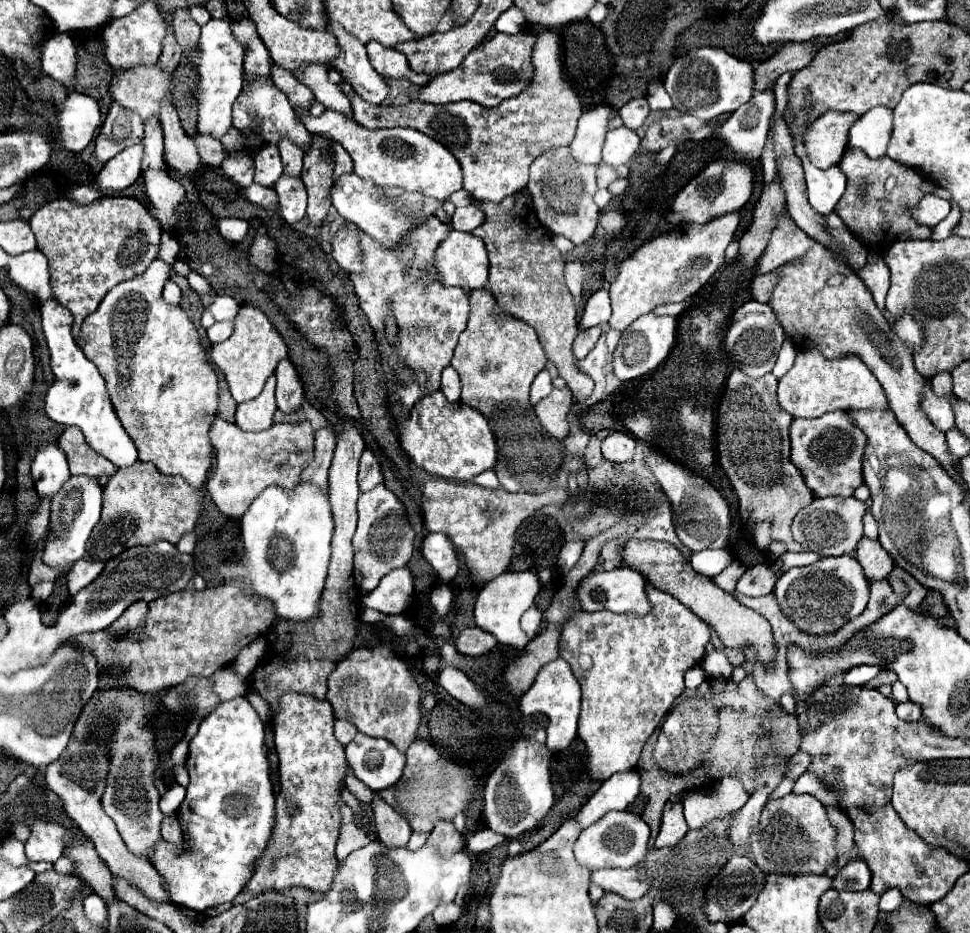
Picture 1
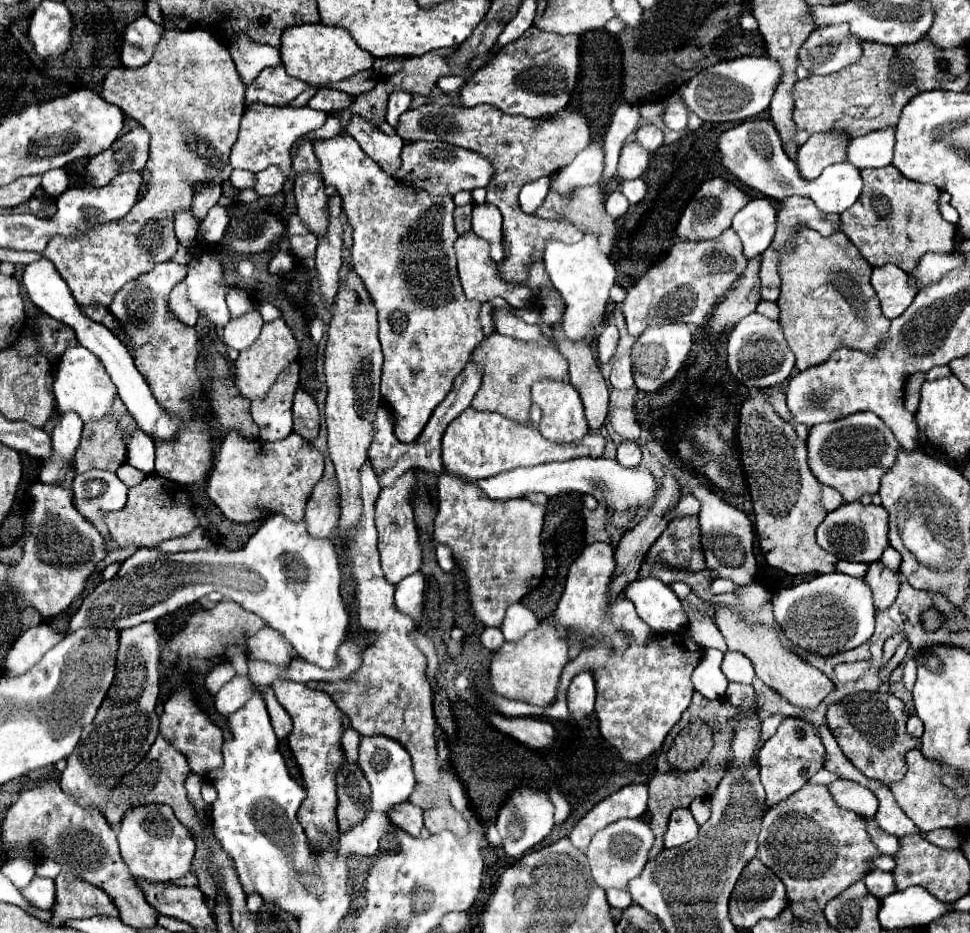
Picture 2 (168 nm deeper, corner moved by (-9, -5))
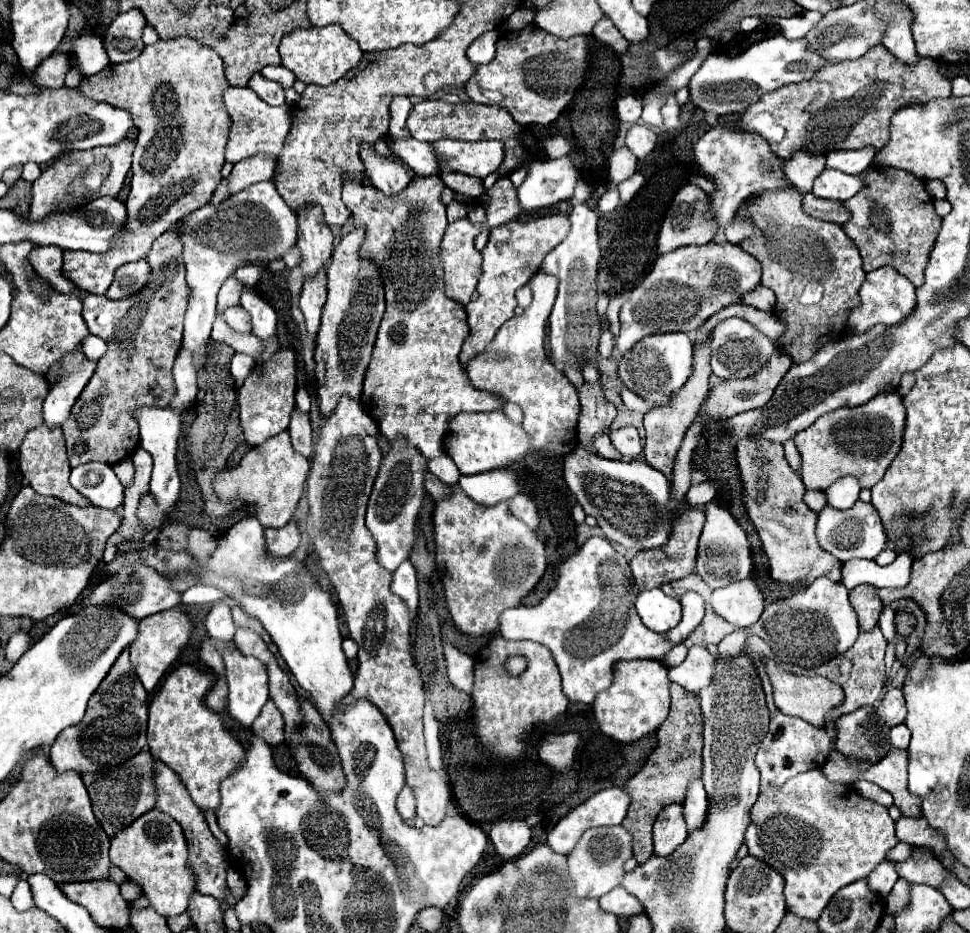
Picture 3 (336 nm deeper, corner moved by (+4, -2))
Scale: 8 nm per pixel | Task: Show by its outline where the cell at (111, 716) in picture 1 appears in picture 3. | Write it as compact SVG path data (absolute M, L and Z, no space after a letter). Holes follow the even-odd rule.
M157 809L147 811L115 837L111 837L111 863L119 867L127 879L139 883L143 893L149 897L151 907L163 917L181 915L187 909L187 899L195 891L193 875L185 867L187 863L187 843L181 825Z

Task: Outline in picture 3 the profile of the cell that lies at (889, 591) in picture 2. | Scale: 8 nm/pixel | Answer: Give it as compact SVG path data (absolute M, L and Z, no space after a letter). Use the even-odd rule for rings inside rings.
M859 585L859 587L851 589L849 597L851 597L851 605L857 611L859 627L863 631L871 631L879 619L879 613L883 611L883 601L877 595L877 587Z

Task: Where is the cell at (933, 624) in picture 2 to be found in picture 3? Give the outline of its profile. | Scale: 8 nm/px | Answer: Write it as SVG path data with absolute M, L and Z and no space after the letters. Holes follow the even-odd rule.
M899 611L897 615L895 615L895 625L897 625L897 633L899 635L905 635L905 637L909 637L911 633L913 633L913 629L915 629L915 615L913 613L909 613L909 611Z

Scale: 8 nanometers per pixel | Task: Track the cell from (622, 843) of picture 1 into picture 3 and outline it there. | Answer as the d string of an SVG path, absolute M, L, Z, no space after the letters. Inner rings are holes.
M623 825L587 829L569 855L569 875L575 883L577 897L599 899L601 895L605 895L613 887L621 885L623 875L625 875L623 865L629 857L633 857L631 845L633 845L633 835L627 833L627 829Z

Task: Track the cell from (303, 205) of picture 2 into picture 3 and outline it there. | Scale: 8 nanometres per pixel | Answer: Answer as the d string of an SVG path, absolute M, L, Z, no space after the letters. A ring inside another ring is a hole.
M303 207L297 211L299 239L297 247L301 249L301 267L303 275L311 277L321 265L331 259L333 253L333 235L327 223L323 223L323 211L317 207Z

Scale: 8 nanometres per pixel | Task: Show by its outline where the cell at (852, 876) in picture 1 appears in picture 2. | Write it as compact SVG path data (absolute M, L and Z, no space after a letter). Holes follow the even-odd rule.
M872 870L872 874L868 874L868 878L864 878L868 892L872 896L876 896L878 900L890 896L896 890L896 882L894 882L894 874L892 872L884 872L884 870Z

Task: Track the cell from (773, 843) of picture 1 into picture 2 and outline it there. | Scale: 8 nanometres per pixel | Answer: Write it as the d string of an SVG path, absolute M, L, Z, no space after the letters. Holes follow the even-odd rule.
M804 784L796 794L770 806L762 818L762 832L758 838L758 860L768 866L786 886L788 900L800 902L806 908L822 914L826 902L842 894L848 886L856 884L864 874L870 872L870 862L880 856L880 850L874 846L870 834L866 832L866 820L852 812L844 810L832 798L828 786L822 784Z

